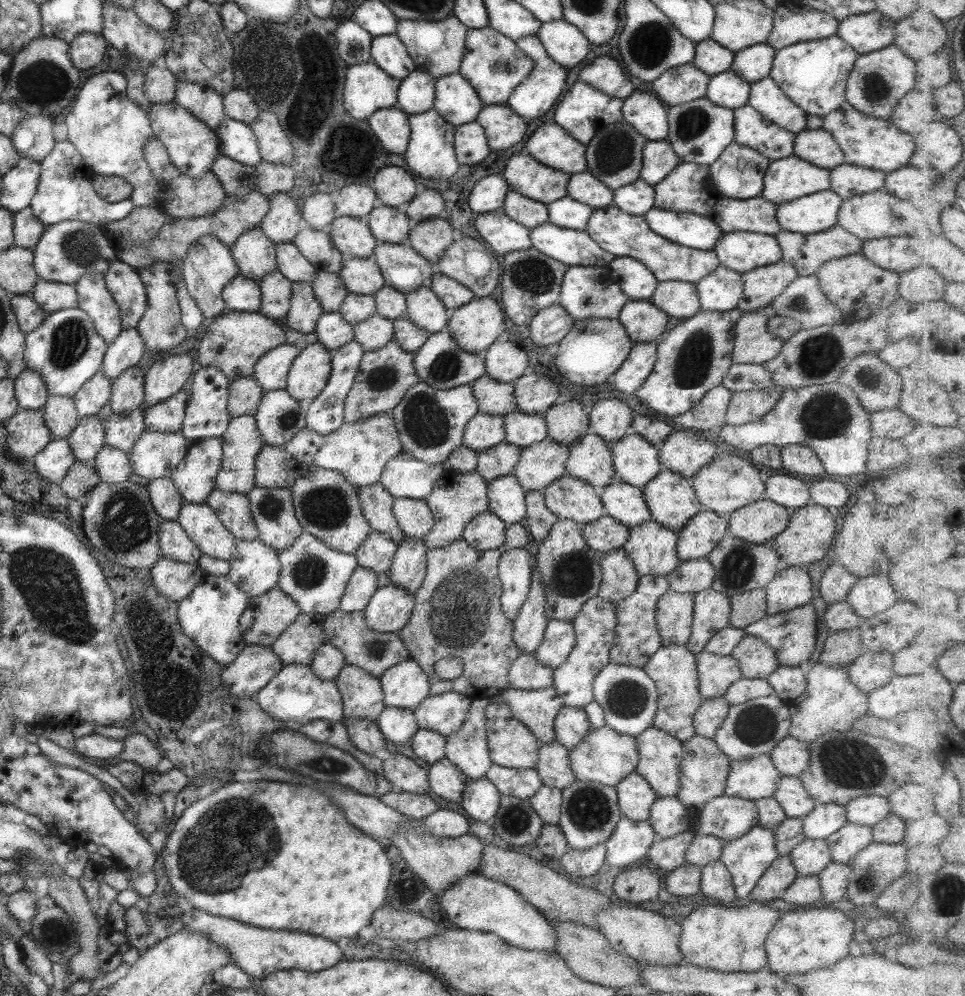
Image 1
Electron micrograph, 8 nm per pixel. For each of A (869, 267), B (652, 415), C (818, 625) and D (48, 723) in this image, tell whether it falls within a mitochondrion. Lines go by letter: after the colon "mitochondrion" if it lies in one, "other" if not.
A: other
B: other
C: other
D: other

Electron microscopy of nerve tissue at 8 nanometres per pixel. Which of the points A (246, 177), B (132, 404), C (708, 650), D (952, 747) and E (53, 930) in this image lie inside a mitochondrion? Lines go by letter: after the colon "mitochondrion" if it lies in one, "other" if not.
A: other
B: other
C: other
D: other
E: mitochondrion

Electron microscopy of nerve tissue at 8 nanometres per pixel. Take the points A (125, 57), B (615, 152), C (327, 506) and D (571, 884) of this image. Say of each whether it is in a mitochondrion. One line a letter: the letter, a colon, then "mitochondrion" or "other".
A: other
B: mitochondrion
C: mitochondrion
D: other

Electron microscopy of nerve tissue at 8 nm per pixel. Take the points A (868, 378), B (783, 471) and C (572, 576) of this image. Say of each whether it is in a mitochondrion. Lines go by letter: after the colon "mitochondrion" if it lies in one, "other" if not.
A: mitochondrion
B: other
C: mitochondrion

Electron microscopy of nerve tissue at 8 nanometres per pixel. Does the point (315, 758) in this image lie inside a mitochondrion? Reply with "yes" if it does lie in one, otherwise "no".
yes

